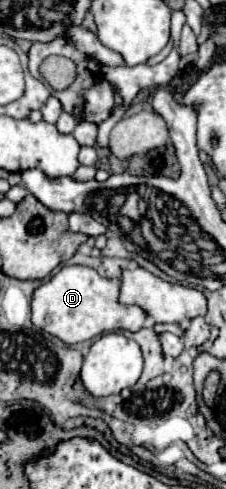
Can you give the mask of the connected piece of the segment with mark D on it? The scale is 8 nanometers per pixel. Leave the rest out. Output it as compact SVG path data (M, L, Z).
M64 266L48 282L34 290L32 322L36 328L60 338L68 346L96 338L104 332L138 332L148 324L148 316L138 306L120 304L118 292L118 280L102 278L88 266Z

